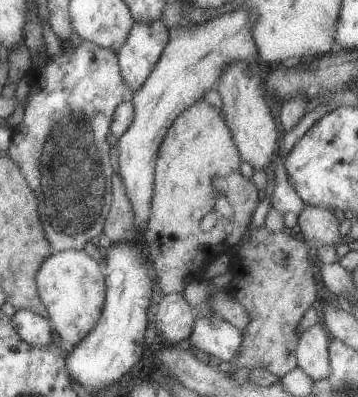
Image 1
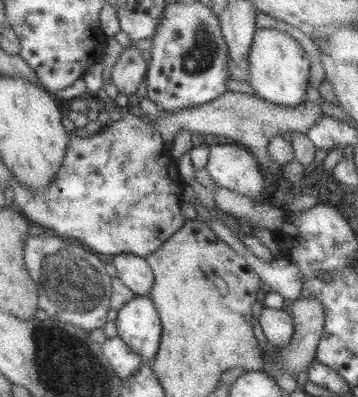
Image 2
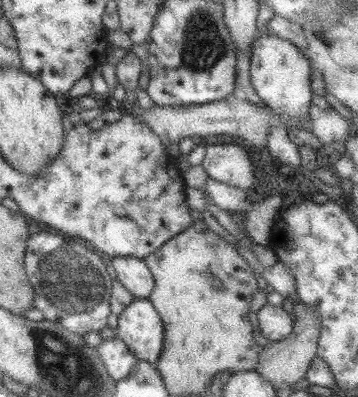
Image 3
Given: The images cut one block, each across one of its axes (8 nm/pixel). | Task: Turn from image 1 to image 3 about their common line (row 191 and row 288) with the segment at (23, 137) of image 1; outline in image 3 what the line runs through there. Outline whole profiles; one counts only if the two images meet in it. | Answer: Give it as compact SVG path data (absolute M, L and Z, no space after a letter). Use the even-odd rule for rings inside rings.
M37 232L29 236L27 240L27 250L25 250L25 276L27 282L33 290L33 302L31 306L41 312L41 316L55 326L63 328L65 332L73 332L77 336L85 336L89 332L101 332L107 326L107 320L111 316L111 292L113 292L113 282L107 274L107 266L101 262L99 252L95 252L91 246L87 246L79 238L69 238L59 232Z

